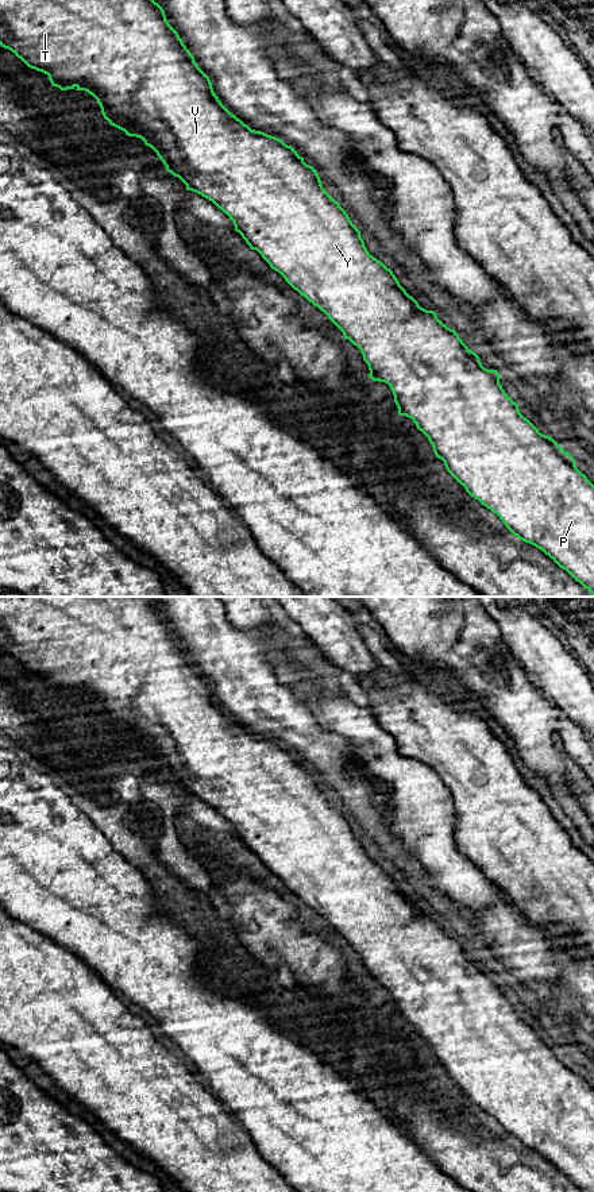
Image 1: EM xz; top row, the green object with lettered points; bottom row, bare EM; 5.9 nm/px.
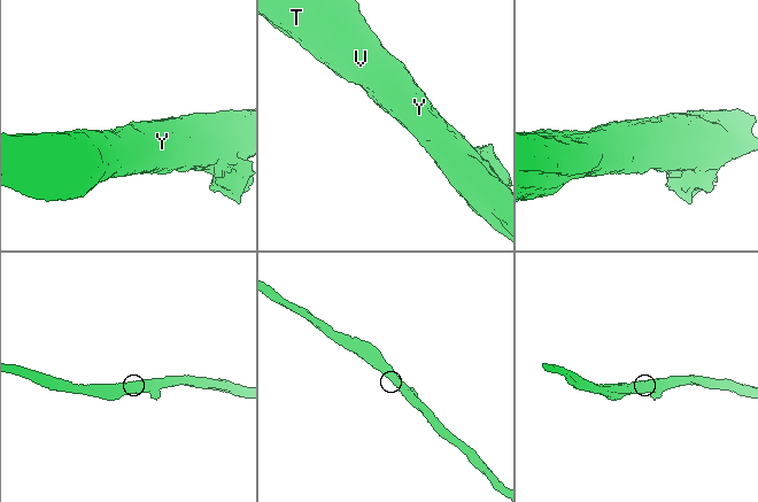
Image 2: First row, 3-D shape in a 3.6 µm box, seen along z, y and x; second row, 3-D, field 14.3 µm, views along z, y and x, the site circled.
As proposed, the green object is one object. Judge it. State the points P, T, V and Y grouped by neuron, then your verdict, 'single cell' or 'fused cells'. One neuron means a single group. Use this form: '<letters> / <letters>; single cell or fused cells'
P T V Y; single cell

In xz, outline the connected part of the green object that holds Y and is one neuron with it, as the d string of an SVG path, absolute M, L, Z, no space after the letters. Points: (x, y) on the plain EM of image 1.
M0 597L0 651L11 655L28 672L47 679L53 691L61 695L85 695L92 699L111 730L124 736L128 741L140 742L157 757L166 775L186 790L186 795L201 799L228 819L234 826L235 836L242 840L250 853L256 855L294 895L328 921L343 937L344 944L360 954L370 975L369 981L390 991L398 1019L413 1025L417 1034L428 1042L436 1062L444 1066L447 1076L466 1096L495 1118L520 1145L541 1154L583 1192L594 1192L594 1089L576 1073L575 1064L552 1042L540 1038L520 1018L518 1008L505 998L500 988L501 979L497 975L485 973L479 961L463 948L459 940L443 929L433 915L421 913L400 890L393 876L367 856L360 836L352 829L340 809L325 796L313 771L306 769L292 751L275 741L251 734L221 709L213 697L209 682L198 672L178 637L169 629L163 613L153 605L148 597Z

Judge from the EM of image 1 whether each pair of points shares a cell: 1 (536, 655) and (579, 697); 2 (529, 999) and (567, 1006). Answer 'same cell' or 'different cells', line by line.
1: same cell
2: same cell

